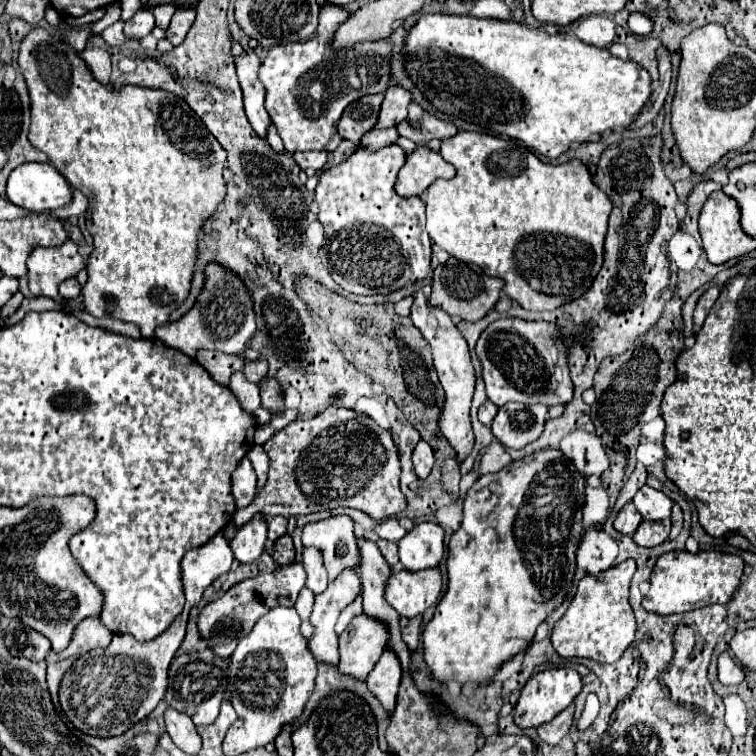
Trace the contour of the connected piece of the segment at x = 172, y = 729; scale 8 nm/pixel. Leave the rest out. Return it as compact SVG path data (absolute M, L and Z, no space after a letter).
M167 709L165 711L165 725L167 725L167 733L173 739L173 743L189 753L189 755L197 755L201 749L201 737L197 733L197 727L193 725L191 717L187 717L185 713L177 713L175 709Z

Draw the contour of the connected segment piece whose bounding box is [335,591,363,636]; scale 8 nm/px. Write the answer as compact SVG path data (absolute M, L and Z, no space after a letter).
M360 591L355 601L349 606L347 606L338 618L338 621L335 626L335 632L338 636L341 635L341 633L346 629L346 627L355 615L358 615L363 612L362 602L362 591Z

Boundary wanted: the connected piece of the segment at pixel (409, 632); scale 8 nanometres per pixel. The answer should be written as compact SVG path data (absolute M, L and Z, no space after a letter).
M413 617L413 619L401 619L401 633L403 633L403 641L407 643L407 647L411 651L415 651L419 647L419 635L421 635L421 617Z

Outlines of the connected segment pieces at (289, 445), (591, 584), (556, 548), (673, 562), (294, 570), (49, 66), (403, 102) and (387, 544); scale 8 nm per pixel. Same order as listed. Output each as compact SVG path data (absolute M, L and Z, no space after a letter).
M331 407L311 419L295 419L283 431L275 433L263 445L263 449L271 459L269 477L267 483L259 489L255 501L247 509L235 511L233 523L237 529L249 523L255 515L263 515L265 519L281 515L289 519L289 517L309 515L315 511L327 511L335 507L353 507L367 513L375 521L383 521L405 509L405 497L399 491L401 469L399 469L397 445L391 437L391 431L379 427L375 421L371 421L361 413L355 413L351 409Z
M625 559L623 563L603 573L585 575L579 581L577 593L571 599L569 609L551 631L551 643L561 657L585 657L597 663L615 663L621 659L621 655L635 641L637 635L637 623L629 605L629 585L633 573L635 561Z
M539 451L531 457L525 457L521 461L513 461L507 467L503 467L499 473L495 475L481 475L473 487L467 491L465 499L463 499L463 521L461 527L453 533L451 541L449 541L449 555L447 555L447 573L449 573L449 581L447 581L447 591L443 595L443 599L439 601L433 619L427 623L425 631L423 631L423 645L425 645L425 661L431 667L431 673L439 679L439 681L459 681L459 683L487 683L493 673L497 671L497 667L501 667L507 659L511 659L513 655L517 655L521 649L525 649L533 637L535 637L535 629L545 621L545 617L565 599L565 591L573 581L573 573L575 573L575 553L577 553L577 545L581 541L581 509L583 509L583 489L585 489L585 479L577 473L577 469L573 467L571 461L567 461L561 451Z
M671 551L665 553L657 559L657 565L651 573L651 589L649 593L643 597L643 607L649 613L657 613L657 615L675 615L675 613L687 613L687 611L695 611L713 603L727 603L733 599L735 591L739 589L741 577L743 577L743 559L737 555L729 555L729 553L719 553L719 551L699 551L695 555L691 555L689 551Z
M301 563L279 567L273 573L265 573L253 579L245 579L235 583L225 595L215 599L213 603L205 605L197 617L197 629L199 635L207 641L207 647L213 651L219 659L229 659L233 651L237 649L237 643L251 631L255 621L267 613L267 609L273 609L277 605L293 607L299 591L305 585L305 571Z
M35 27L29 31L29 35L21 41L19 45L19 57L17 57L19 69L25 77L27 89L29 89L29 99L31 99L31 129L29 129L29 141L35 149L43 151L49 157L49 163L69 181L73 189L79 189L89 197L89 207L85 215L85 227L93 237L93 253L87 259L87 283L81 289L83 295L83 307L87 313L93 317L113 317L125 323L135 323L141 329L143 337L151 337L155 327L165 325L169 313L179 307L191 287L191 277L193 277L193 263L197 255L197 233L201 225L215 213L217 205L221 203L225 195L225 181L223 181L223 167L225 167L225 149L217 143L217 139L209 133L209 129L203 125L203 121L195 115L195 111L177 95L163 91L163 89L149 89L149 87L139 87L139 85L123 85L121 89L109 89L103 83L99 83L81 55L65 41L55 39L49 35L45 27Z
M391 85L385 91L385 99L379 111L379 123L377 127L393 127L401 123L407 117L407 105L411 103L411 91L403 85Z
M379 539L379 541L377 541L377 547L379 547L381 555L385 557L385 561L387 561L391 567L395 567L395 565L399 563L399 557L397 557L397 543L391 543L391 541L383 541L383 539Z

